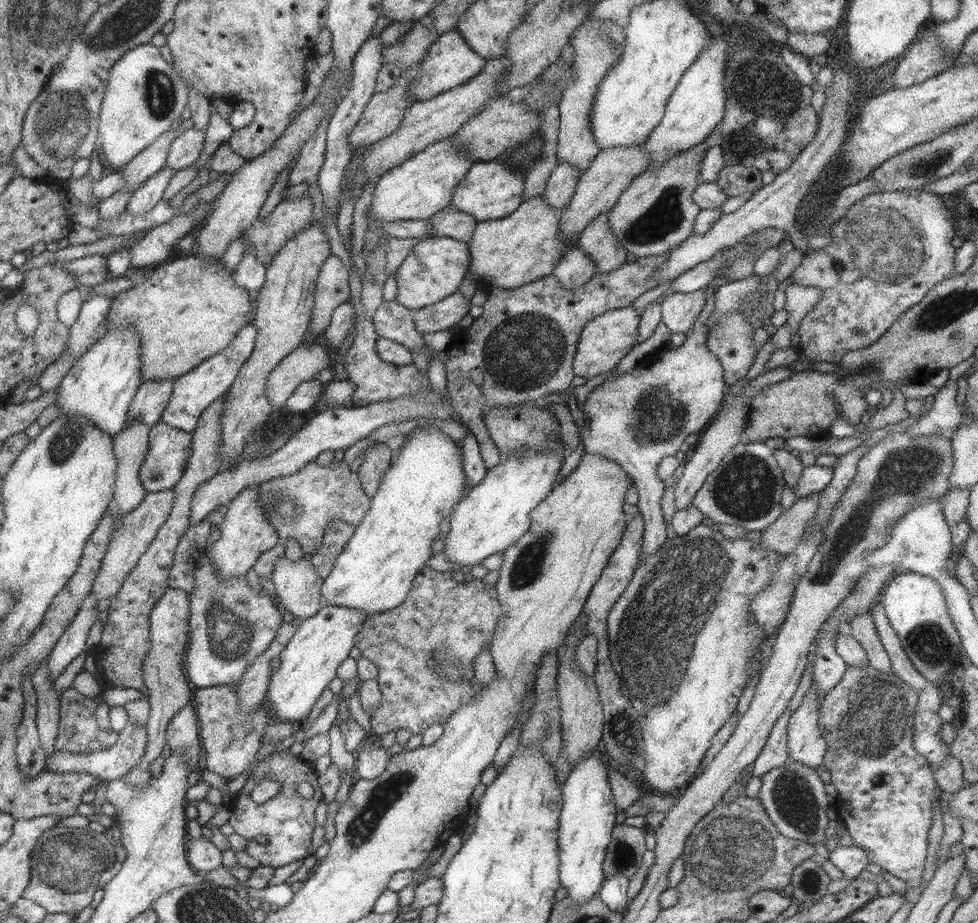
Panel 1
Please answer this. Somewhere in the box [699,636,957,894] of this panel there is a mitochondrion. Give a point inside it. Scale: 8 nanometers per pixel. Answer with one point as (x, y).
(871, 726)

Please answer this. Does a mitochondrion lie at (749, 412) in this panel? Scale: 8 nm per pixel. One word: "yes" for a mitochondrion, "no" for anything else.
no

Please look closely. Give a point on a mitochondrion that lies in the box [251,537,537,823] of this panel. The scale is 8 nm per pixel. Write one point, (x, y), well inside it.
(449, 665)

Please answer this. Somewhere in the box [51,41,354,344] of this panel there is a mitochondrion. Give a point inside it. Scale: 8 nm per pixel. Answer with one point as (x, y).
(160, 92)

